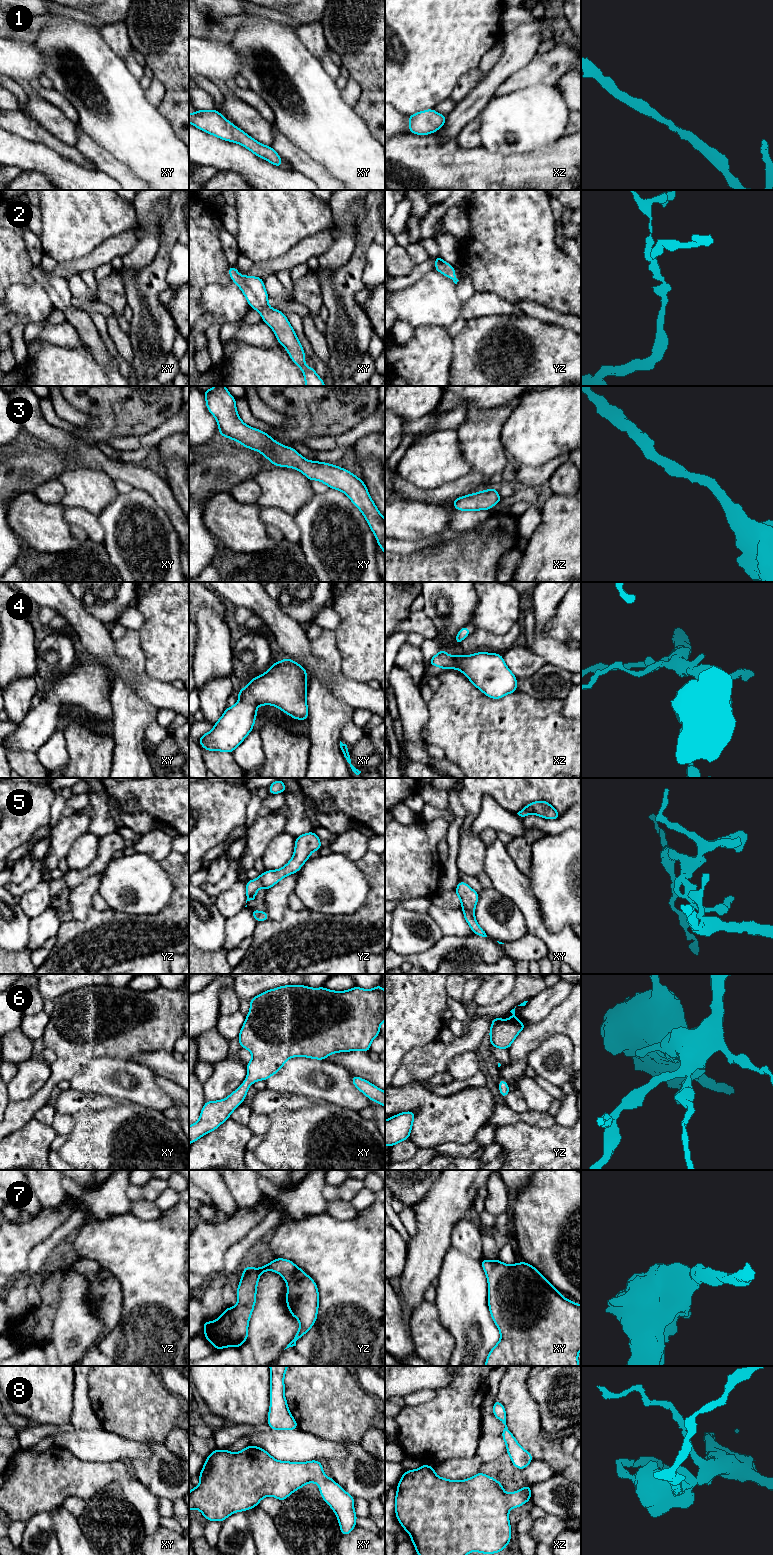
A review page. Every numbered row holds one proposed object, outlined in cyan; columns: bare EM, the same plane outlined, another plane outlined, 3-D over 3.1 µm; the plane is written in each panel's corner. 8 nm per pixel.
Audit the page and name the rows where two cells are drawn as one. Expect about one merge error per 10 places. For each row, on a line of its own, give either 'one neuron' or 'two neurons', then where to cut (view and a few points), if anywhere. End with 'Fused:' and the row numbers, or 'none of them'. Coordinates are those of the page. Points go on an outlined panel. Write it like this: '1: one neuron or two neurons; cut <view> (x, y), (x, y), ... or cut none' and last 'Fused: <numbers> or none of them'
1: one neuron; cut none
2: one neuron; cut none
3: one neuron; cut none
4: one neuron; cut none
5: one neuron; cut none
6: one neuron; cut none
7: one neuron; cut none
8: one neuron; cut none
Fused: none of them

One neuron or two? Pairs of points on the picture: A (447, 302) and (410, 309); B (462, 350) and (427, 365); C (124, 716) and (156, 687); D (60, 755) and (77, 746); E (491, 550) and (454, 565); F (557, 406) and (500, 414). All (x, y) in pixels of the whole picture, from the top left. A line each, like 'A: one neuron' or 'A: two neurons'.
A: one neuron
B: two neurons
C: two neurons
D: two neurons
E: one neuron
F: two neurons

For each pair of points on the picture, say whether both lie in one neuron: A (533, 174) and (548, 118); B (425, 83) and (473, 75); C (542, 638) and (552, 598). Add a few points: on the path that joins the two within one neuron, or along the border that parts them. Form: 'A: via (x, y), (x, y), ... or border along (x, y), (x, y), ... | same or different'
A: border along (562, 138), (550, 145), (528, 152), (517, 153) | different
B: border along (476, 68), (467, 71), (458, 79), (448, 97) | different
C: via (540, 628), (540, 619), (544, 608) | same

